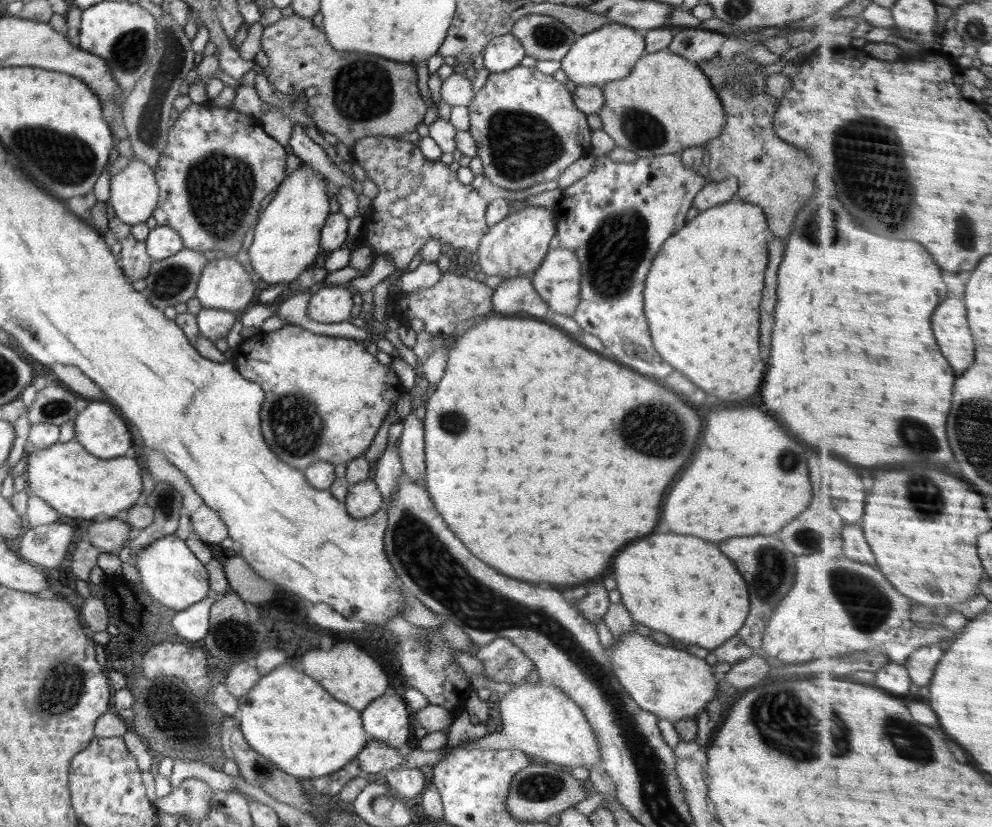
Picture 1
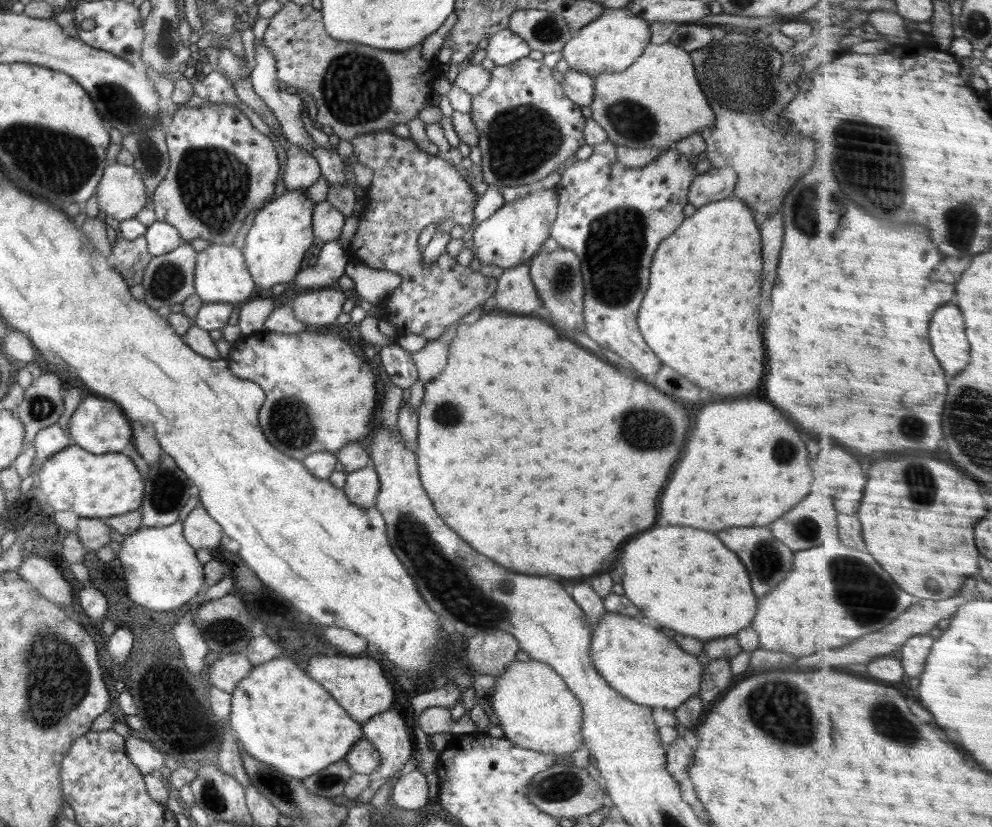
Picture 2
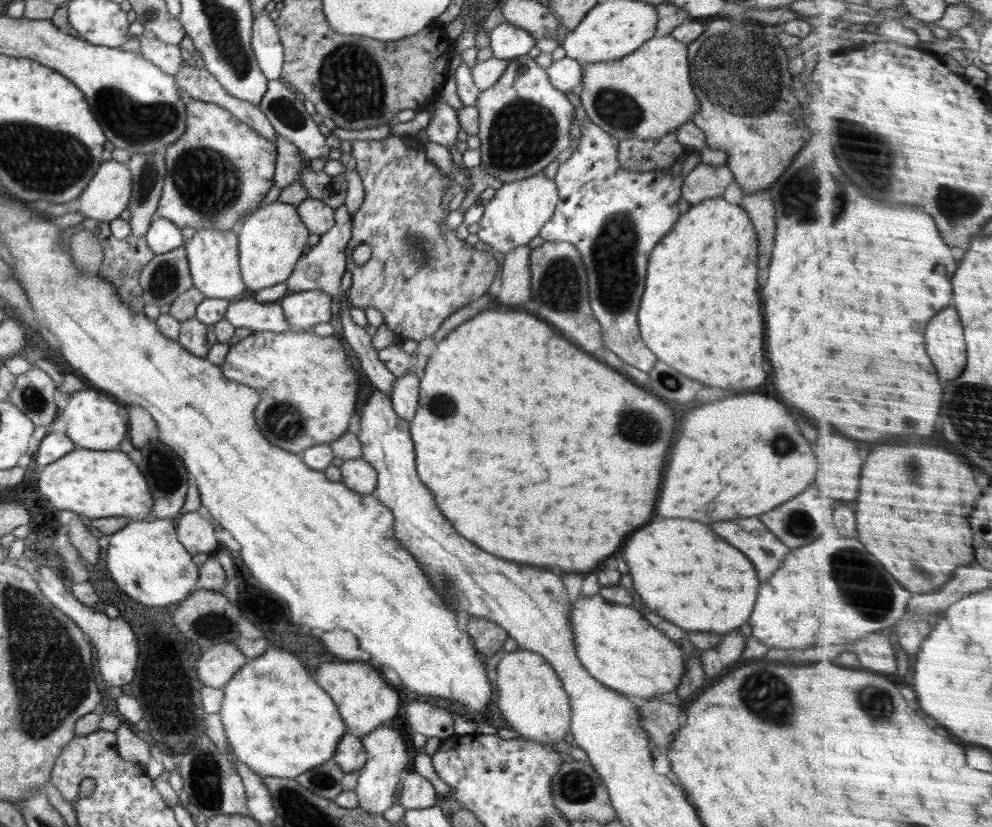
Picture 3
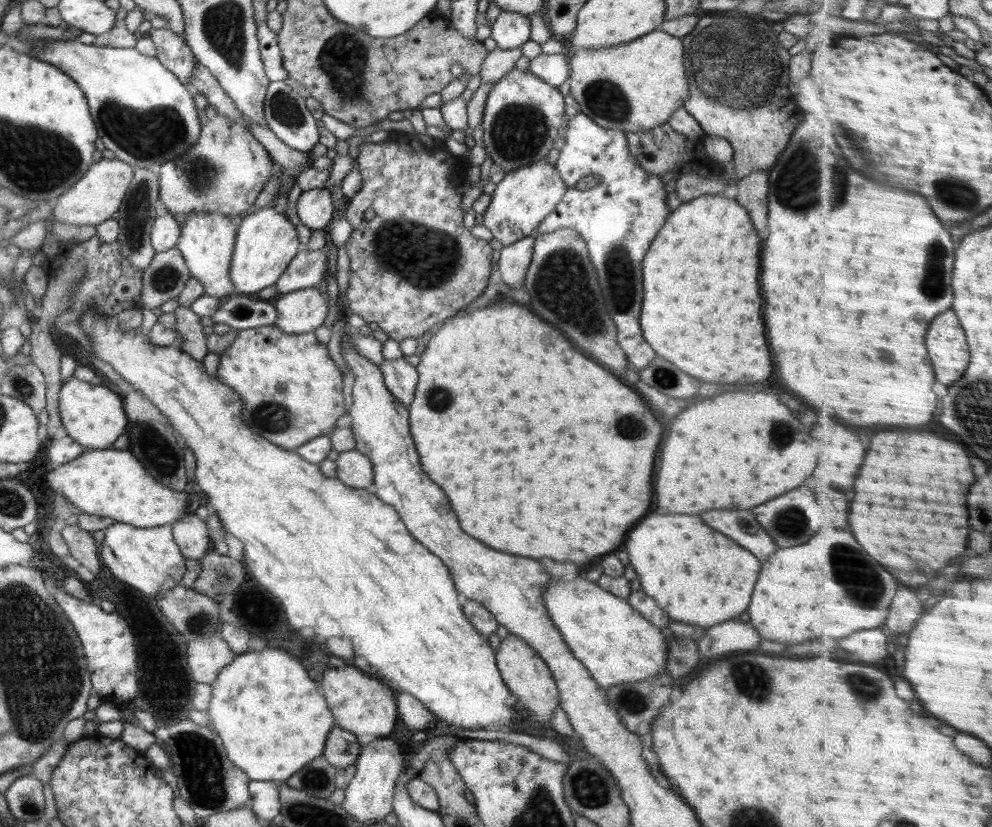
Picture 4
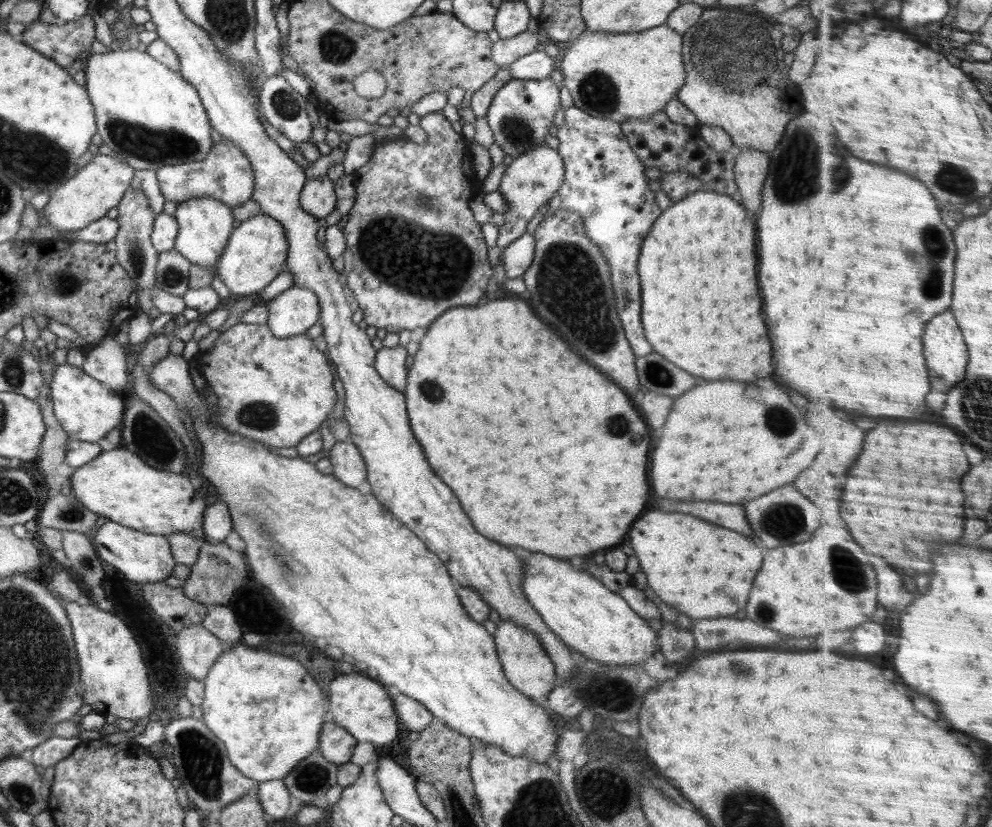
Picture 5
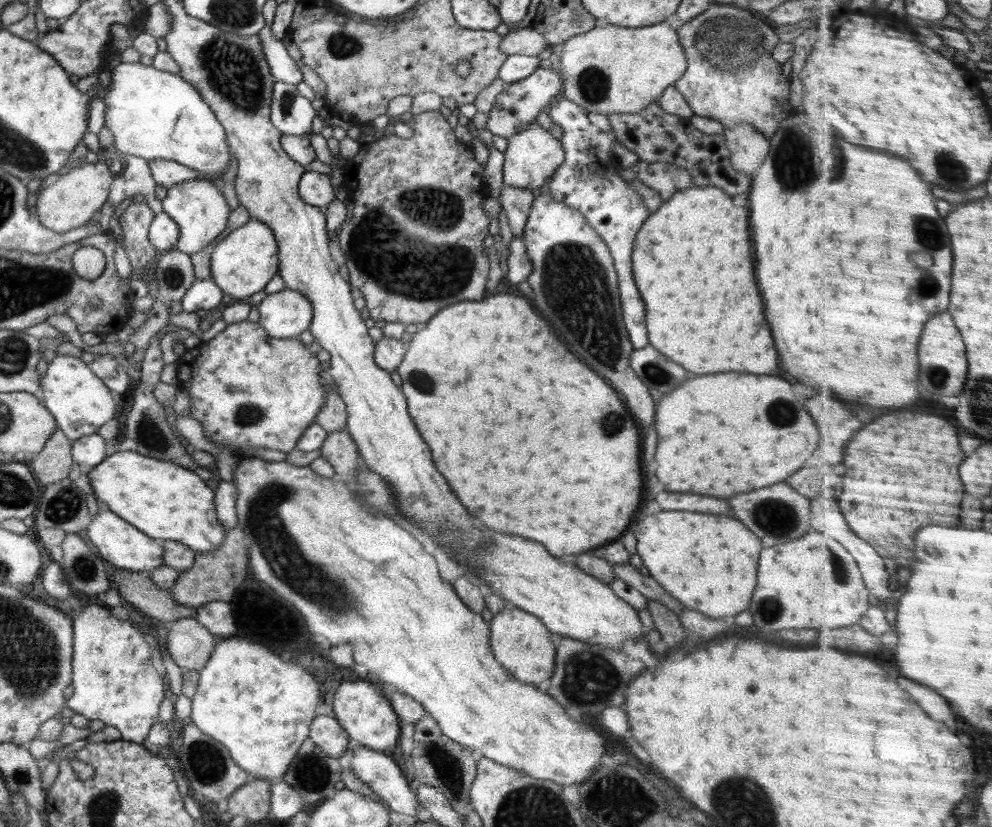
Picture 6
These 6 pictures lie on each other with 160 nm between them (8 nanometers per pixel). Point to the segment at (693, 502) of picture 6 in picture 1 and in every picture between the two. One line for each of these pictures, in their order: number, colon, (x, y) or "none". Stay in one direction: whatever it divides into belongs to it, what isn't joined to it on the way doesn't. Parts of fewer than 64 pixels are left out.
1: (768, 579)
2: (771, 560)
3: (766, 551)
4: (740, 525)
5: (732, 517)

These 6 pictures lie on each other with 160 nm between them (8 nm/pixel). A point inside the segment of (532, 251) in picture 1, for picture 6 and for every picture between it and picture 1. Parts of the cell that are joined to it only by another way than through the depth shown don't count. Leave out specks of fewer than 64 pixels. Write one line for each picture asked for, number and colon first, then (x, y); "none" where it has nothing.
2: (515, 233)
3: (514, 215)
4: (521, 201)
5: (533, 178)
6: (533, 156)

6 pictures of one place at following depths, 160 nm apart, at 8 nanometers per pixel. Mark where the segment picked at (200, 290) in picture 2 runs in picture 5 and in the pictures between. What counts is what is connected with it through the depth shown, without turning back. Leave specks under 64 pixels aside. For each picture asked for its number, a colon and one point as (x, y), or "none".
3: (213, 256)
4: (207, 240)
5: (205, 224)

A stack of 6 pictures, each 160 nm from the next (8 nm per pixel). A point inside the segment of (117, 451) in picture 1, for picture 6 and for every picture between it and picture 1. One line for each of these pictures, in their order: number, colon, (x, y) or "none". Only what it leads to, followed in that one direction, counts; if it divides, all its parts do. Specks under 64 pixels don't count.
2: (98, 426)
3: (96, 422)
4: (93, 415)
5: (87, 409)
6: (80, 402)

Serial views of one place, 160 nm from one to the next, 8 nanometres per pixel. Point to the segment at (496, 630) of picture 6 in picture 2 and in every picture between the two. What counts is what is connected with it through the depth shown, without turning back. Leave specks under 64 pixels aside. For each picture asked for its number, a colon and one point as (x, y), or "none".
2: (536, 710)
3: (531, 697)
4: (528, 678)
5: (526, 665)

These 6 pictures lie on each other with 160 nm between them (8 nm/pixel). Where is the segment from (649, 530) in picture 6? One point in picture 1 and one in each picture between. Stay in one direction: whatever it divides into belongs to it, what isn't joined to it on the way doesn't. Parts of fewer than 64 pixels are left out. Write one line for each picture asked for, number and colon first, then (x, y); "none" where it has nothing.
1: (707, 608)
2: (687, 580)
3: (685, 573)
4: (697, 576)
5: (704, 571)

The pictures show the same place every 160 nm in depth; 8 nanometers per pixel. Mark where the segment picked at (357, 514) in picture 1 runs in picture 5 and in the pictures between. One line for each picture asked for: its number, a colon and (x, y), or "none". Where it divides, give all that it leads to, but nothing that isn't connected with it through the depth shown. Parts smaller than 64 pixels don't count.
2: (361, 487)
3: (357, 474)
4: (354, 469)
5: (349, 467)

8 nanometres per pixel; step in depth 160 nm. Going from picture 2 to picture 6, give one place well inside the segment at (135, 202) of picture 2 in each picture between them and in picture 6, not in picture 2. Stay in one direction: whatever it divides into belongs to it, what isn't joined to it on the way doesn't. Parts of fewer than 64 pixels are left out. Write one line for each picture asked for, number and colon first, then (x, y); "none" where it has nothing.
3: (108, 193)
4: (93, 199)
5: (99, 186)
6: (76, 197)

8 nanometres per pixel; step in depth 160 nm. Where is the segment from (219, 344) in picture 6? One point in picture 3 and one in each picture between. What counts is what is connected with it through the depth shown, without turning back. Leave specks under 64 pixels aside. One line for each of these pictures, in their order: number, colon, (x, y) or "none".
3: (306, 372)
4: (292, 390)
5: (275, 391)

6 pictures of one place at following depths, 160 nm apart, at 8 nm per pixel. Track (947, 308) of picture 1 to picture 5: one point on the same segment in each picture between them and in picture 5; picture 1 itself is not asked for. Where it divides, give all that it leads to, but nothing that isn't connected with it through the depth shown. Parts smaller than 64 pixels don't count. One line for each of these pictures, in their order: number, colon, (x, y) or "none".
2: (951, 343)
3: (946, 341)
4: (949, 349)
5: (947, 351)

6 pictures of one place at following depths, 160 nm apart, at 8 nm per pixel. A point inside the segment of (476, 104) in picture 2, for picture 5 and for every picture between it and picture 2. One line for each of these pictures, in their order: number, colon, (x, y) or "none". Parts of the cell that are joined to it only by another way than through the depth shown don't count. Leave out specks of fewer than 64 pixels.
3: (524, 123)
4: (523, 117)
5: (520, 115)

